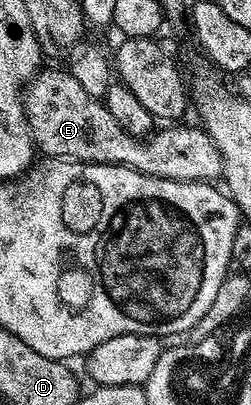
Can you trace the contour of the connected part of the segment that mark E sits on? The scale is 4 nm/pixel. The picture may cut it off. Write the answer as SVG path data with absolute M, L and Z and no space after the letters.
M47 68L38 71L37 75L23 89L25 117L38 153L49 158L68 158L88 164L122 164L148 176L167 178L168 180L217 182L222 179L221 155L215 142L211 142L211 138L204 128L200 126L188 128L185 122L181 122L176 126L158 127L144 138L132 136L123 130L118 122L115 122L115 118L111 116L102 101L96 100L87 94L82 86L79 86L79 82L72 77L68 70L60 72L57 68Z

